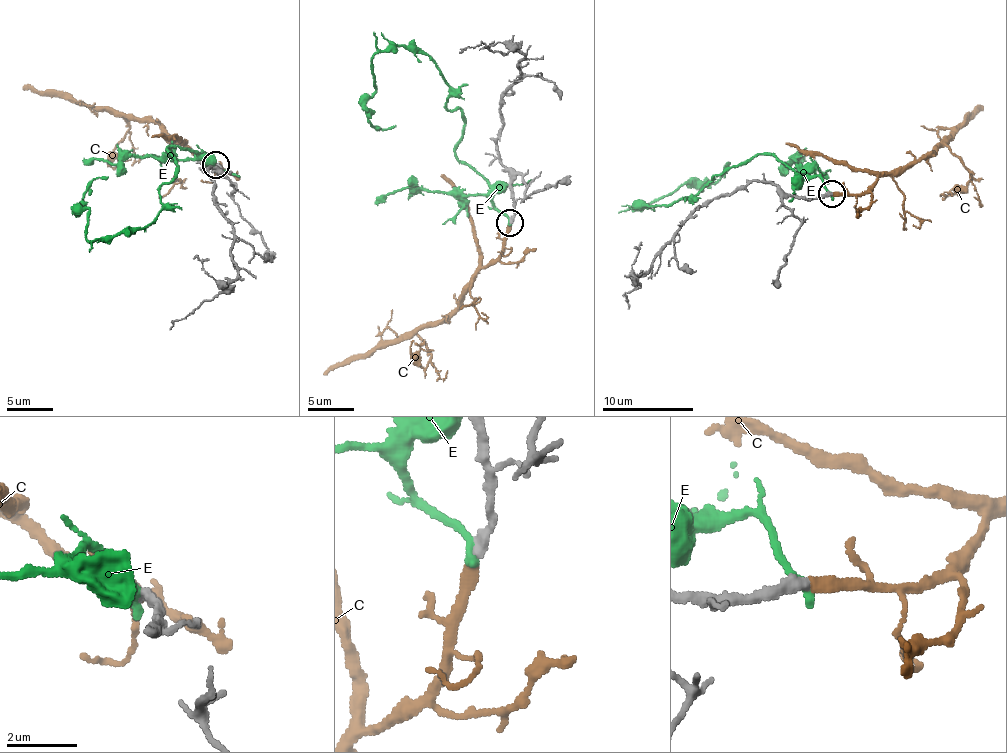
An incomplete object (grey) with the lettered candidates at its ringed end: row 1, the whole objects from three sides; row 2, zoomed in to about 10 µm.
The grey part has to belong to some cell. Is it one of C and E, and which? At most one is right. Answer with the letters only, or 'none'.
C

